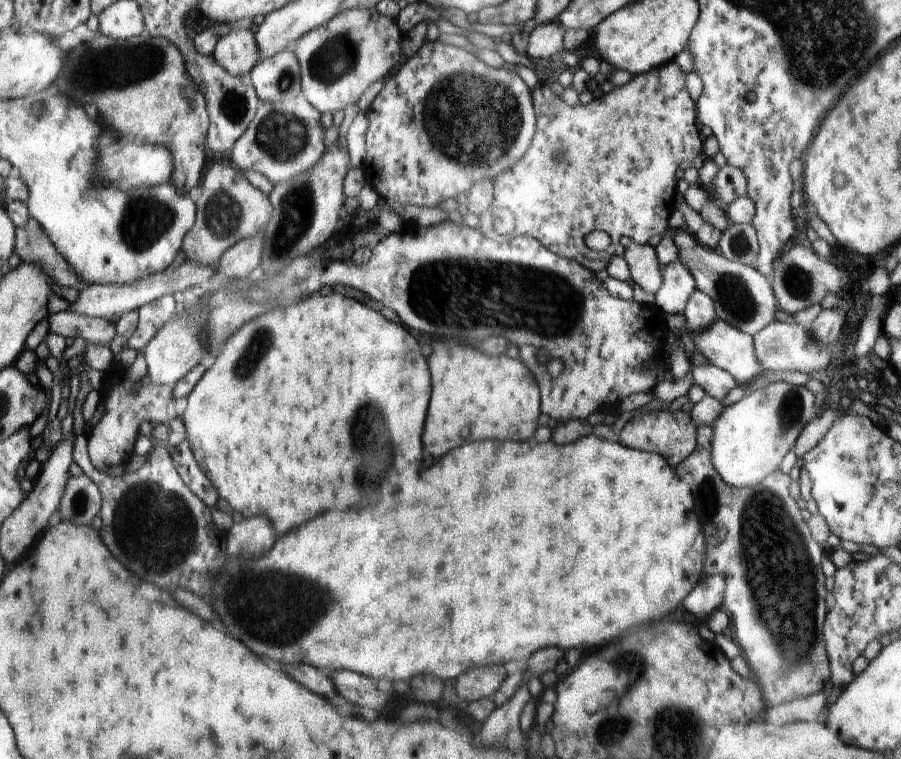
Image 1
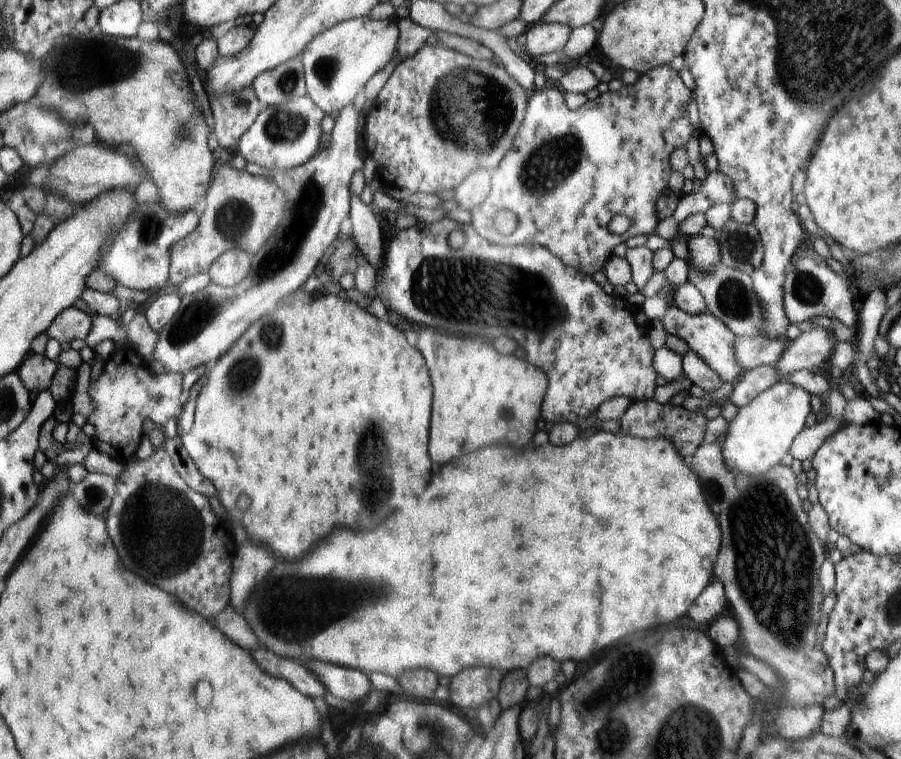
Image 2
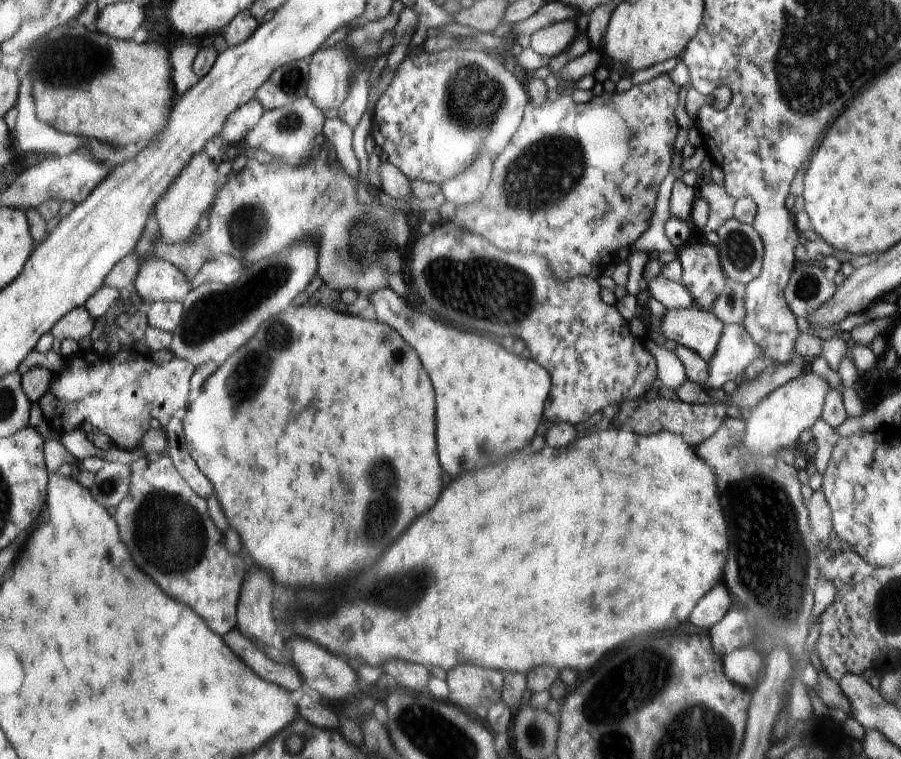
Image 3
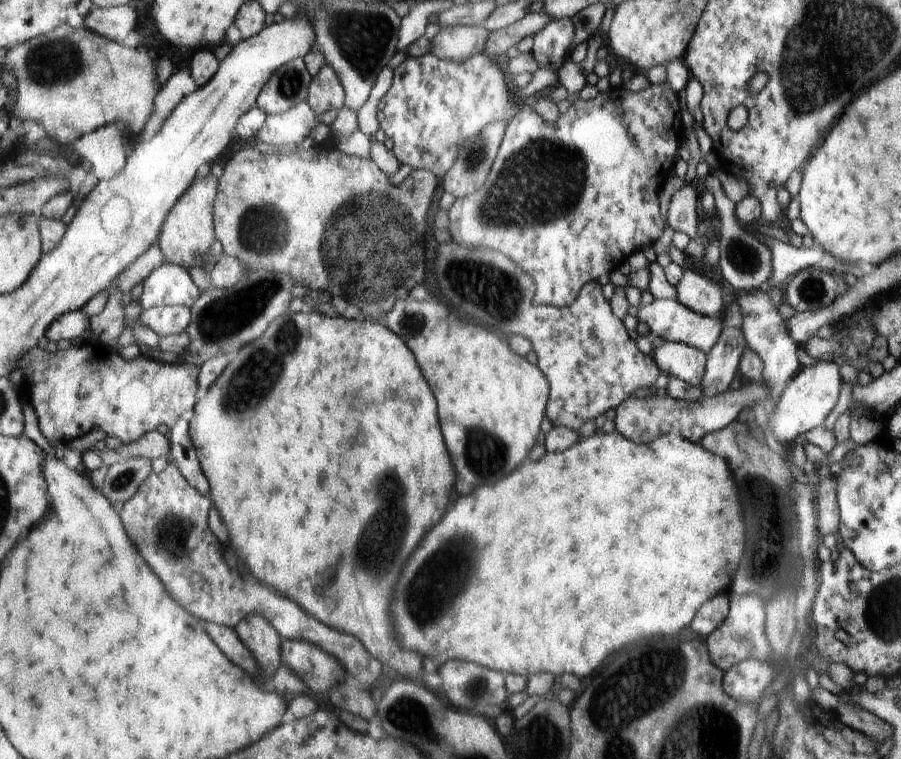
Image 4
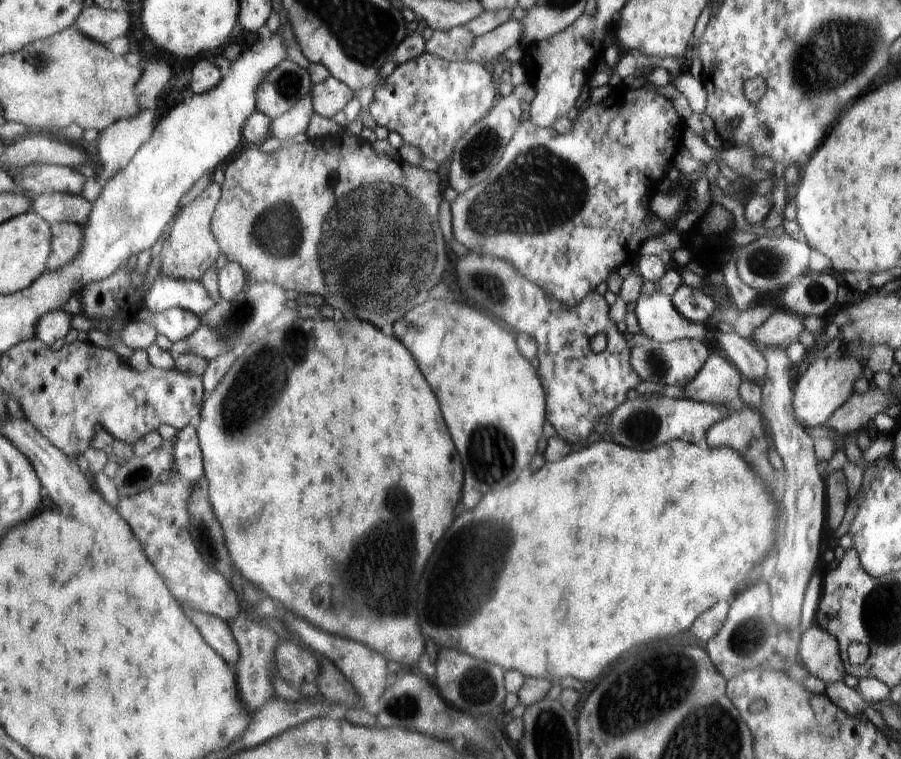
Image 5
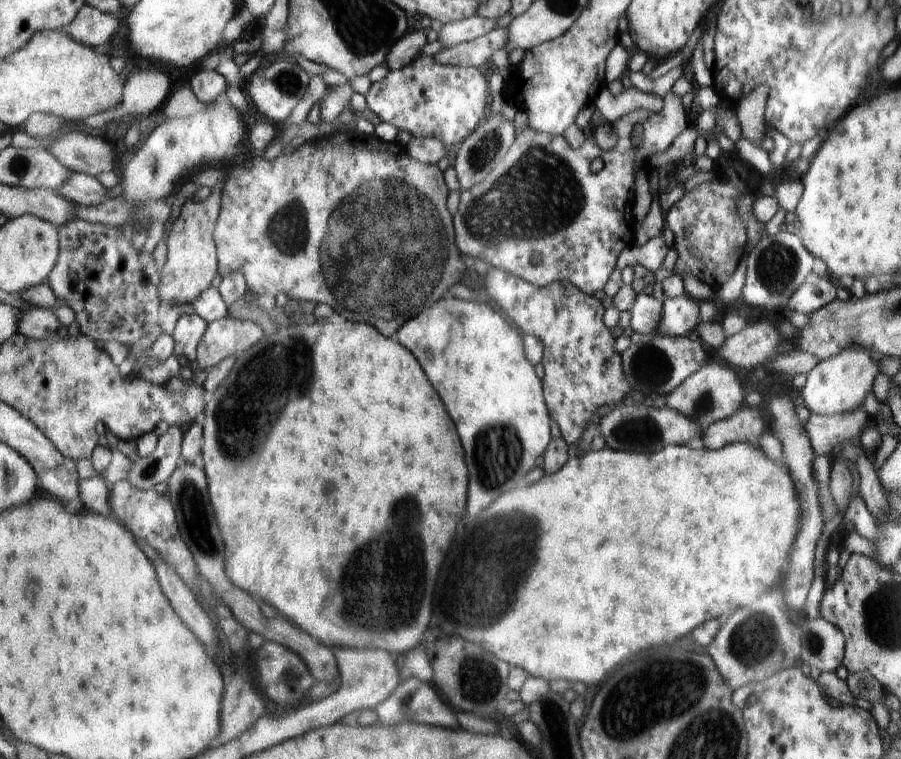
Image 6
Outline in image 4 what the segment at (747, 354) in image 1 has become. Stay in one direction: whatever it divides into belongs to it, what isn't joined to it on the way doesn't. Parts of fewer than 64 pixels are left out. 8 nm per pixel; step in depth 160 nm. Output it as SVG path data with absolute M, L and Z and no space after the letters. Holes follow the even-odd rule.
M654 299L650 304L640 306L637 318L640 322L648 324L650 332L654 332L665 341L689 344L705 353L714 350L724 327L721 318L701 315L674 299Z

